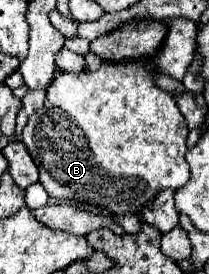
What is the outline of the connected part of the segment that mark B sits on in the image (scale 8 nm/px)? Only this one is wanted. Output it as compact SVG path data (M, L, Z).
M121 61L121 63L101 63L97 71L81 71L81 73L61 73L57 71L45 97L43 109L33 113L23 127L23 143L27 151L31 153L35 165L39 167L39 183L45 187L49 197L63 199L63 201L75 201L75 203L87 203L95 205L99 209L107 209L111 215L139 215L143 207L147 207L161 191L165 189L179 189L189 181L189 165L185 161L187 153L187 123L181 115L173 93L163 91L155 85L151 69L143 61Z

